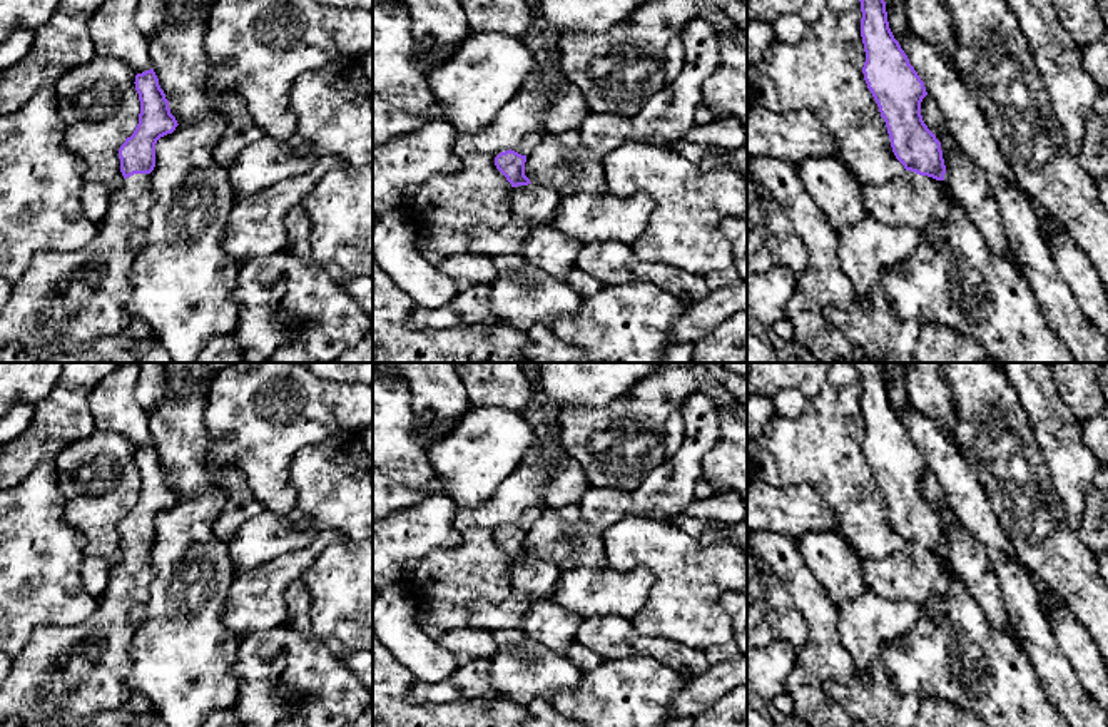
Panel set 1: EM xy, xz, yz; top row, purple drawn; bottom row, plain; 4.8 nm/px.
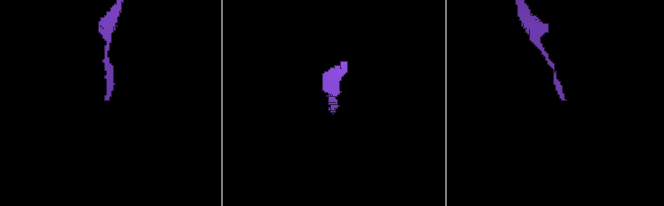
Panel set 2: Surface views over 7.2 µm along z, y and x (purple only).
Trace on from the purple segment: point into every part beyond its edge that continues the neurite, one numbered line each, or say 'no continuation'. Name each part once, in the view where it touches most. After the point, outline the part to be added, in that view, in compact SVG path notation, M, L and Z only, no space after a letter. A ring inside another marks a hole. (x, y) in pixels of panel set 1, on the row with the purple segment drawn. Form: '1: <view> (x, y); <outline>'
1: yz (909, 199); M904 170L901 175L874 186L862 187L867 214L879 222L901 229L917 229L926 232L934 222L944 224L948 221L948 197L938 186L936 179Z

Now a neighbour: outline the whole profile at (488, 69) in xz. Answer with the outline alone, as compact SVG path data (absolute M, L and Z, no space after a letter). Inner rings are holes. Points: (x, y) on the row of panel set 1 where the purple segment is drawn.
M476 32L458 52L431 72L429 85L435 100L445 105L445 119L458 134L476 134L495 120L500 109L510 102L536 69L536 58L521 40L496 32Z

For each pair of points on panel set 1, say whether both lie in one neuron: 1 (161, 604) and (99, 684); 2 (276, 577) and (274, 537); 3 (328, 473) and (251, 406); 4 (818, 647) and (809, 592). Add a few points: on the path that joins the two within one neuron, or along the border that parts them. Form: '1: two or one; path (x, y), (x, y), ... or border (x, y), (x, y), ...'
1: two; border (131, 644), (131, 671), (126, 682)
2: two; border (313, 542), (239, 572)
3: two; border (338, 433), (294, 455), (293, 487)
4: one; path (818, 634), (816, 605)

